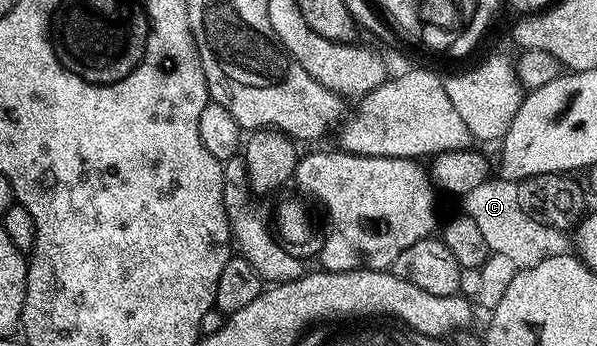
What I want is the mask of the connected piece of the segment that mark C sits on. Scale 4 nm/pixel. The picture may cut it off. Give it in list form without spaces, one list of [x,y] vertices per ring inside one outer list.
[[[500,177],[500,180],[488,179],[462,197],[463,212],[479,226],[484,243],[492,253],[507,256],[517,269],[540,265],[549,257],[569,254],[570,237],[565,231],[552,229],[529,217],[519,203],[518,183],[515,180]]]

